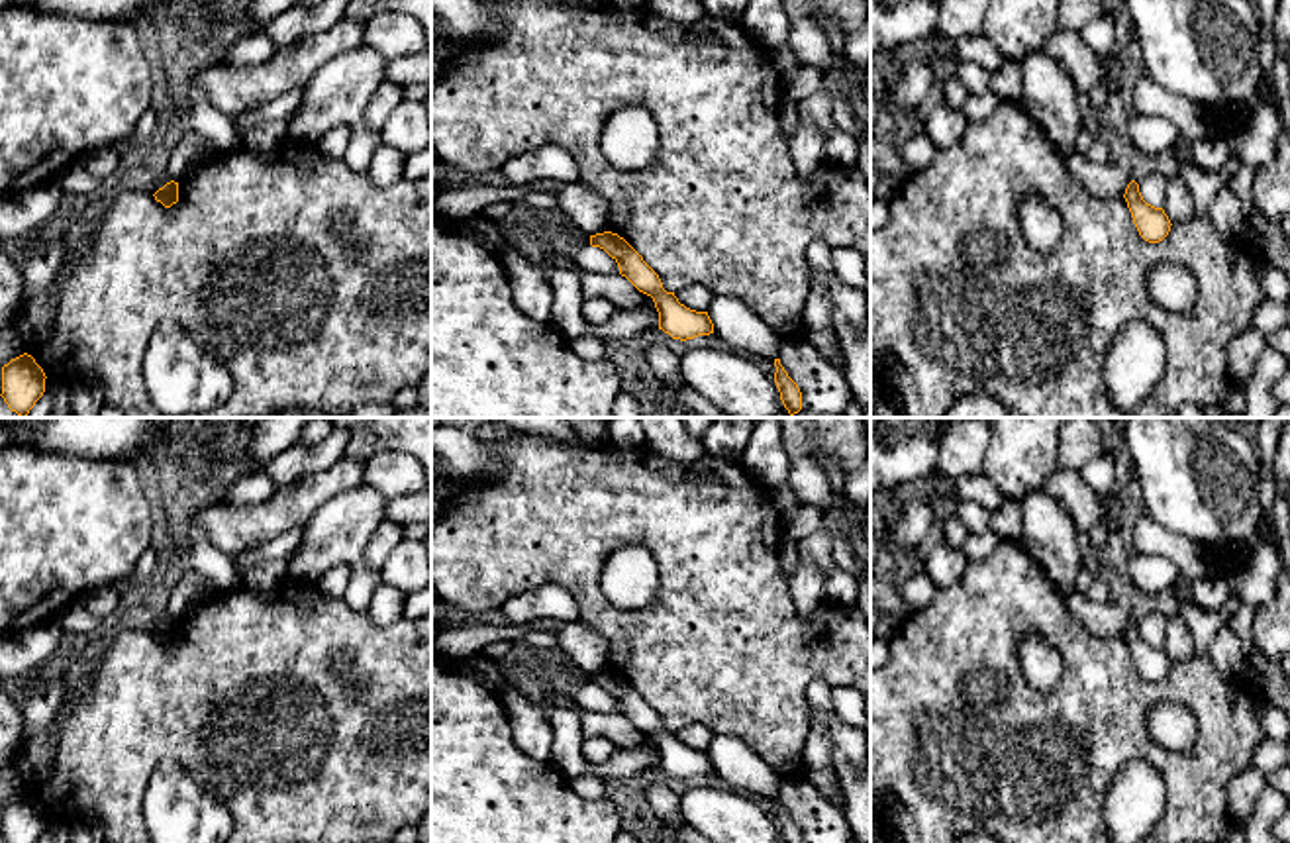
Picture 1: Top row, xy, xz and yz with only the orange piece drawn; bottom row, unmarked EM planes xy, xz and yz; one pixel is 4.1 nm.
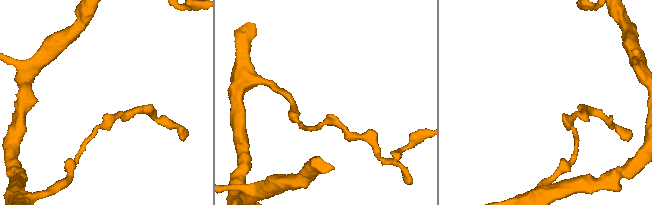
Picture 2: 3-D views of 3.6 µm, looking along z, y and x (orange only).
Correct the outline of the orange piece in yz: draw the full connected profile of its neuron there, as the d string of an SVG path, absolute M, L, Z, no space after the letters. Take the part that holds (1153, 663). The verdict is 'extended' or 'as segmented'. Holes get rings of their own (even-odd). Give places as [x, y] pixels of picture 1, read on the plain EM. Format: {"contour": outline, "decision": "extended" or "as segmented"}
{"contour": "M1131 620L1123 633L1139 674L1149 682L1163 680L1170 670L1170 659L1163 647L1147 643L1139 631L1139 623Z", "decision": "as segmented"}

